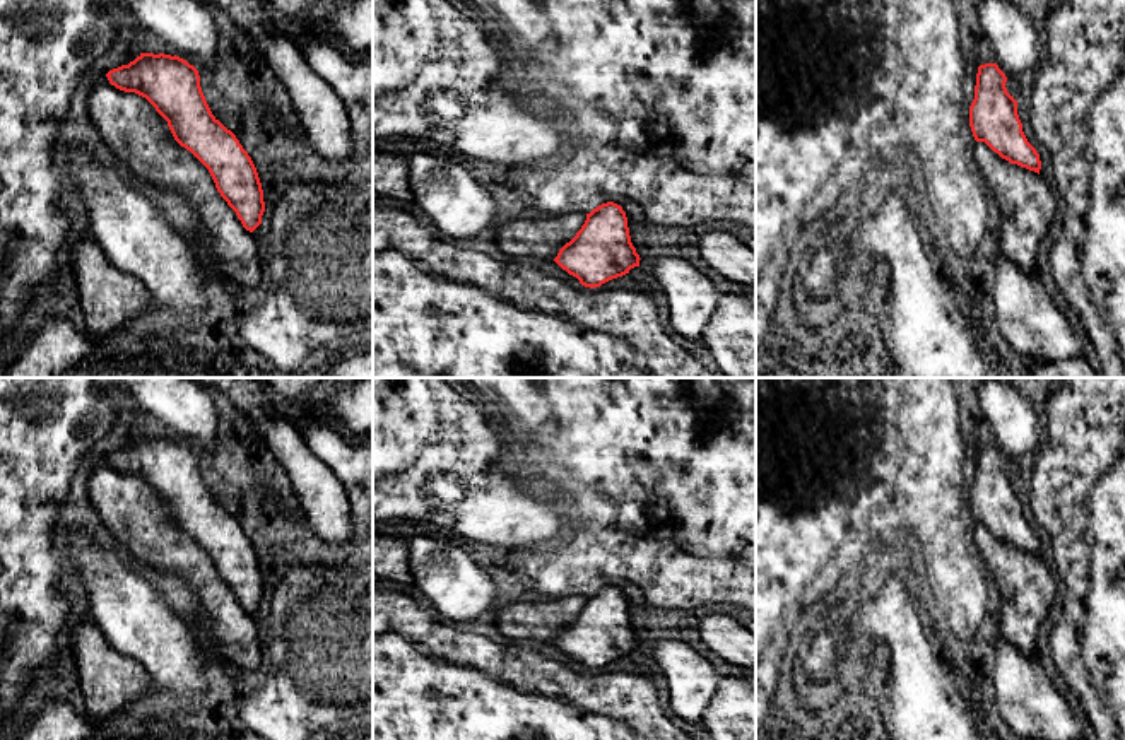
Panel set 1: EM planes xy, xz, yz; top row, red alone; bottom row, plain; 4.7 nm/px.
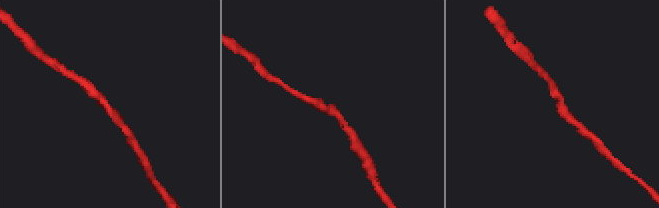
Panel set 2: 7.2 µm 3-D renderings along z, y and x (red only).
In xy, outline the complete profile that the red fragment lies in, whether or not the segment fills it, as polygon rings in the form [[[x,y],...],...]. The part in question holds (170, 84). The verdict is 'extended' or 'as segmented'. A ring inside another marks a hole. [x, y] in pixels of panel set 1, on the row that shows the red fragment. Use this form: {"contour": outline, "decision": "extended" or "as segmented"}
{"contour": [[[140,53],[106,77],[116,89],[135,92],[156,108],[174,140],[209,169],[221,197],[253,232],[265,212],[256,167],[236,135],[212,115],[198,70],[176,55]]], "decision": "as segmented"}

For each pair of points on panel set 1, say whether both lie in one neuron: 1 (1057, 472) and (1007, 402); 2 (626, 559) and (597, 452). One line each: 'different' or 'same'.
1: different
2: same

